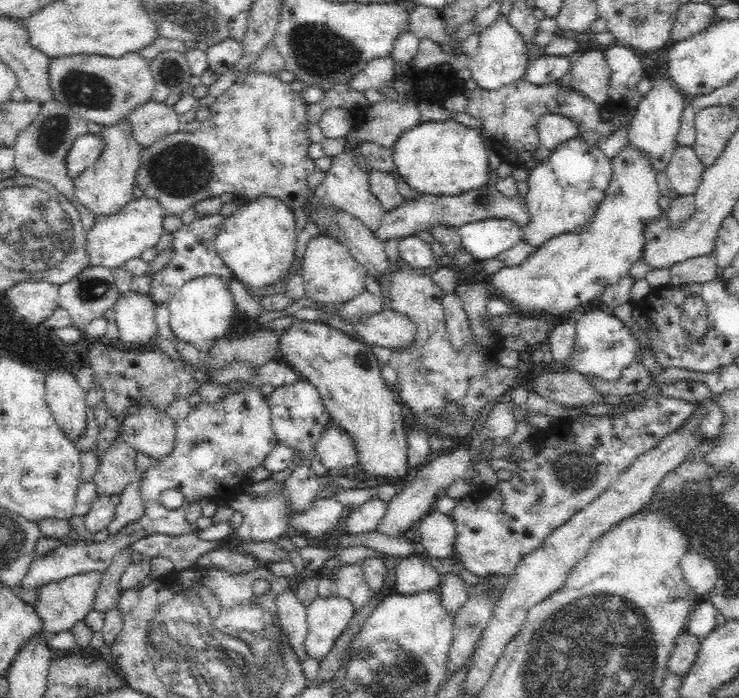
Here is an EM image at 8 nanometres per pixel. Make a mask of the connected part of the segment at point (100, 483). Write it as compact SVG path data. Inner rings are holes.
M118 436L101 456L101 463L94 474L97 493L121 494L132 481L139 478L134 459L137 451Z

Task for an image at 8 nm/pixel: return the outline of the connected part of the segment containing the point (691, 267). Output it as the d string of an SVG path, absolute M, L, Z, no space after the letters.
M712 255L689 258L670 268L670 282L674 285L710 282L720 276L719 272Z

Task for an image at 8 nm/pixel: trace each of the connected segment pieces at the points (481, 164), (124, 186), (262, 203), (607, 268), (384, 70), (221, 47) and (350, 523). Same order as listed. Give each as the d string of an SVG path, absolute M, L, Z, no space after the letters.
M453 119L424 121L402 132L392 144L395 170L410 188L422 195L458 196L468 190L486 186L491 167L479 129L467 127Z
M126 119L115 125L103 126L100 135L105 145L98 162L86 168L72 181L74 198L94 216L95 220L120 212L132 200L132 190L138 184L138 170L142 166L143 151L130 134L130 123L126 123Z
M258 197L246 201L244 206L225 218L214 240L214 250L226 263L233 278L240 280L246 287L264 288L280 282L289 273L295 261L296 241L296 220L289 206L274 197Z
M629 143L611 159L611 168L613 176L604 198L594 210L594 214L582 224L582 228L562 232L550 238L548 242L537 248L537 253L534 253L520 266L504 266L496 271L489 277L488 282L495 297L510 302L512 309L522 314L536 312L550 317L559 317L567 311L577 314L587 303L600 299L608 286L619 283L628 275L631 266L640 260L642 250L644 250L644 226L662 215L659 207L661 195L656 183L658 171L654 169L649 156L643 150Z
M391 57L373 59L363 70L360 70L346 83L349 92L378 90L382 86L392 87L395 74L395 62Z
M231 39L220 42L207 49L209 68L217 80L220 80L228 70L233 69L236 64L240 64L242 56L246 54L244 42Z
M374 497L360 507L350 508L344 519L345 531L348 535L375 531L380 526L380 522L386 518L386 511L388 511L388 502Z

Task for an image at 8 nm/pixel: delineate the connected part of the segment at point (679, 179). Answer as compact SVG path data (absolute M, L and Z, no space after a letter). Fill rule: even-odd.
M677 146L665 173L679 196L696 195L705 168L693 147Z

